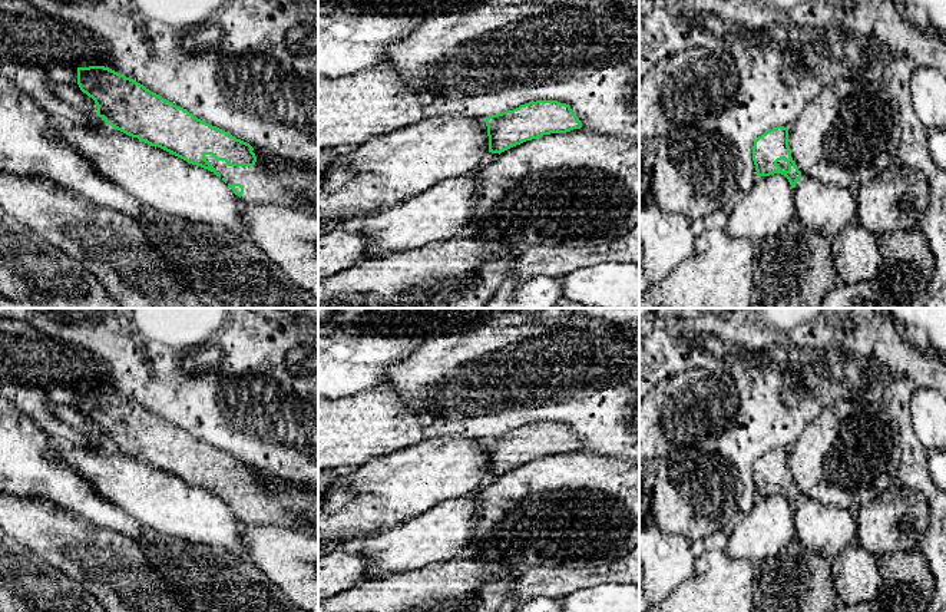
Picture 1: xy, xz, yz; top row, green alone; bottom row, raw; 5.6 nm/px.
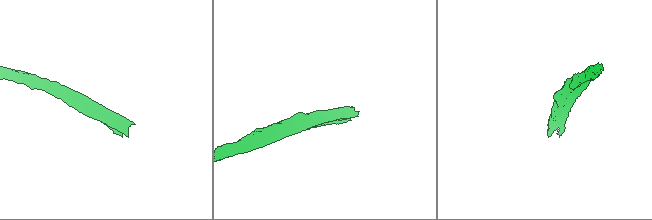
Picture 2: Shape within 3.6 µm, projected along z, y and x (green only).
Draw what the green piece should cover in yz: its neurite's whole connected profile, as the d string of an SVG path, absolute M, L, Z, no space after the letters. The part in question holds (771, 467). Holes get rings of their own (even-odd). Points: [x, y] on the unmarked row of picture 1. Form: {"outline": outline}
{"outline": "M777 447L758 457L754 462L752 482L757 497L781 494L793 509L796 509L797 502L801 499L801 493L791 479L787 449Z"}

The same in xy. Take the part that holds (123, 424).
{"outline": "M89 387L77 388L77 406L83 414L95 421L97 437L108 446L150 467L158 467L188 484L214 493L244 525L285 526L308 533L305 526L298 525L268 496L267 489L257 480L249 464L198 440L136 401L105 387Z"}

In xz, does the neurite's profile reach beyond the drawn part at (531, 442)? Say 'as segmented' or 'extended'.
as segmented

